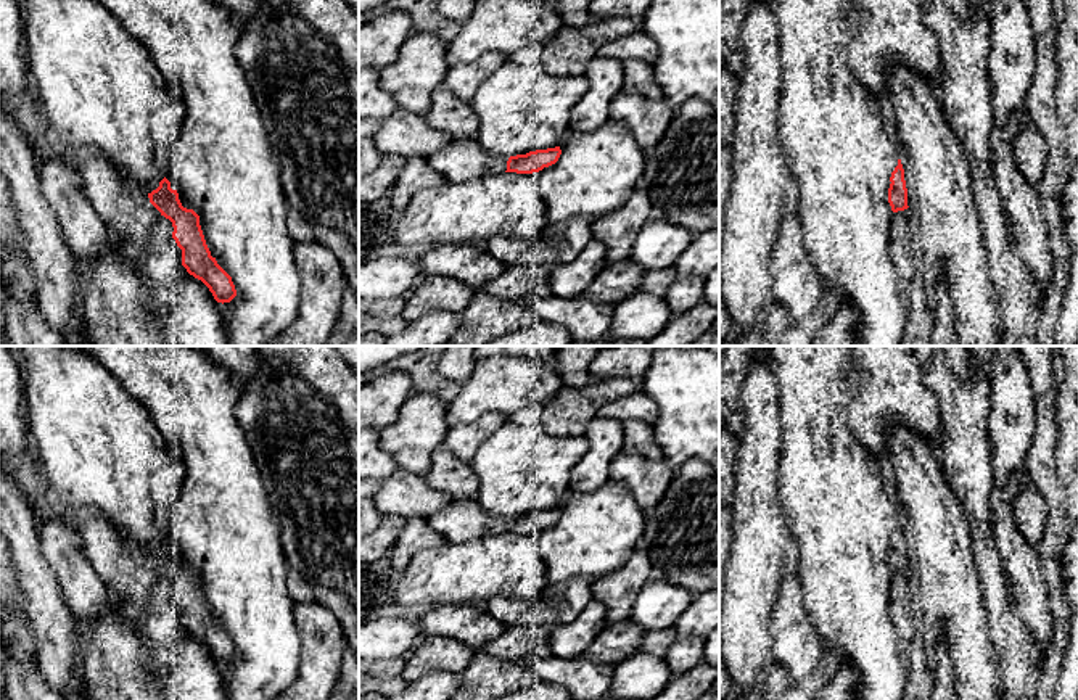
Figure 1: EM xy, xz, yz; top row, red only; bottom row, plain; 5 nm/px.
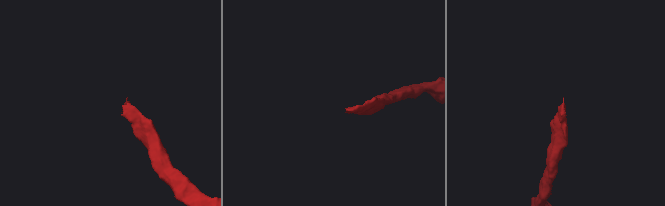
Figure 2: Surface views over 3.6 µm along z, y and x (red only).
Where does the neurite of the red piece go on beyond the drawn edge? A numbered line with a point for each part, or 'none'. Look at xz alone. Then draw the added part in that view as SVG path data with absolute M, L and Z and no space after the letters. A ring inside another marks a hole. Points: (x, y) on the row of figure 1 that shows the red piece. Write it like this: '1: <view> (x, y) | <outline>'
1: xz (460, 160) | M476 138L452 140L426 158L446 182L465 182L507 171L508 158L488 154Z

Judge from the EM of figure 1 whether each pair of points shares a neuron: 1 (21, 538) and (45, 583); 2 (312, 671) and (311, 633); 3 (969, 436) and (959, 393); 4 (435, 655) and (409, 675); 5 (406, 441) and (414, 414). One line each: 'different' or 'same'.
1: same
2: same
3: same
4: same
5: same

